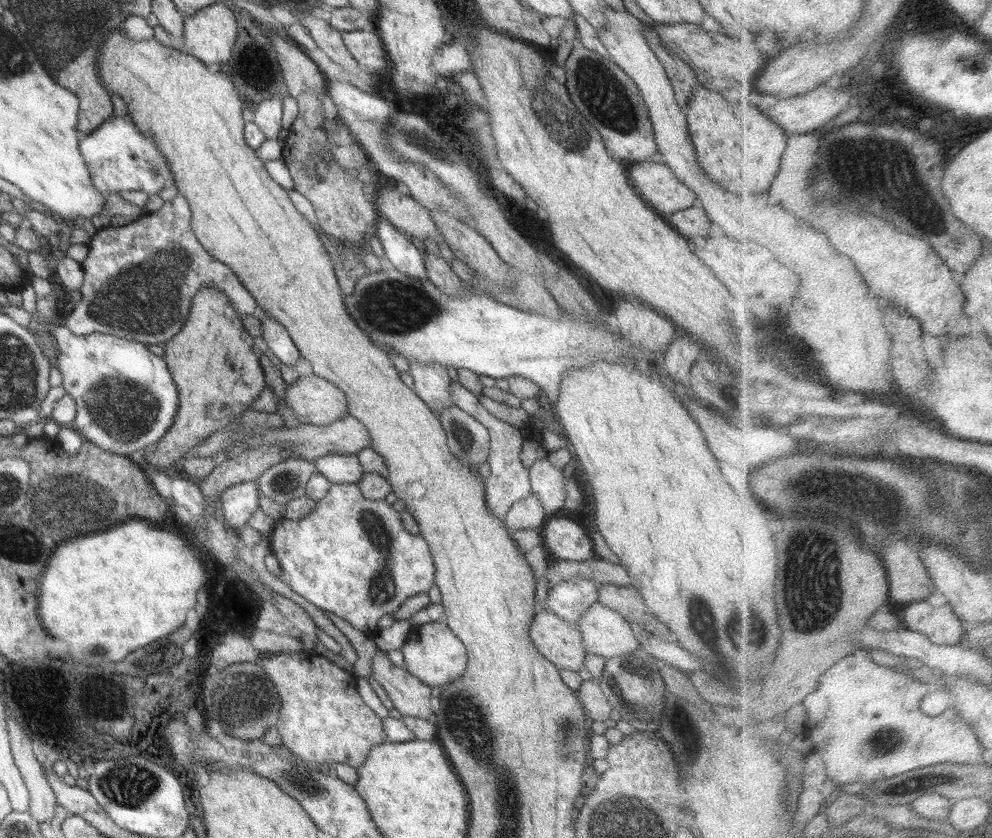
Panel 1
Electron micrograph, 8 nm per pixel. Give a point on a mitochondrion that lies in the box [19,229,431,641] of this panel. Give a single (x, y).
(144, 299)

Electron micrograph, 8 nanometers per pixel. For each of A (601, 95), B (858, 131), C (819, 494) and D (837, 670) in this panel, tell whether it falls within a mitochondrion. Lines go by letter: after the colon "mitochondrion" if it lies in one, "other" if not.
A: mitochondrion
B: mitochondrion
C: mitochondrion
D: other

